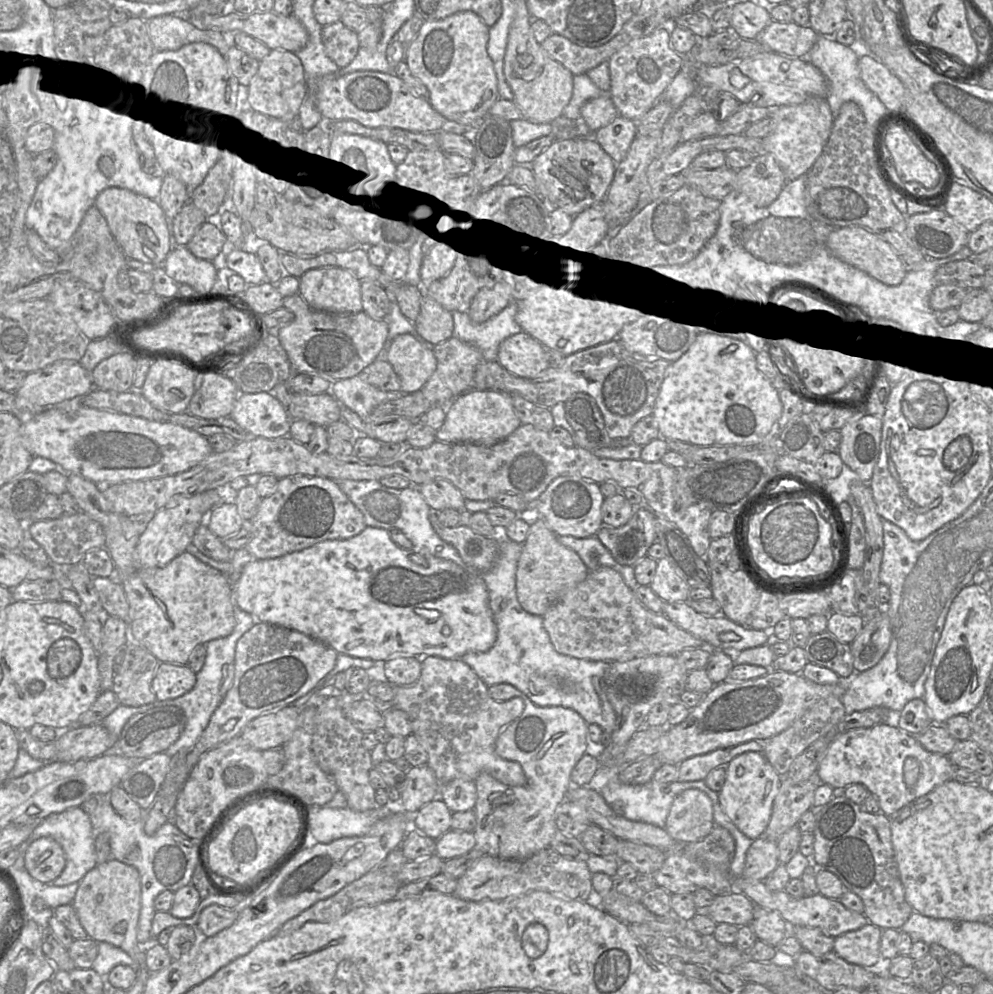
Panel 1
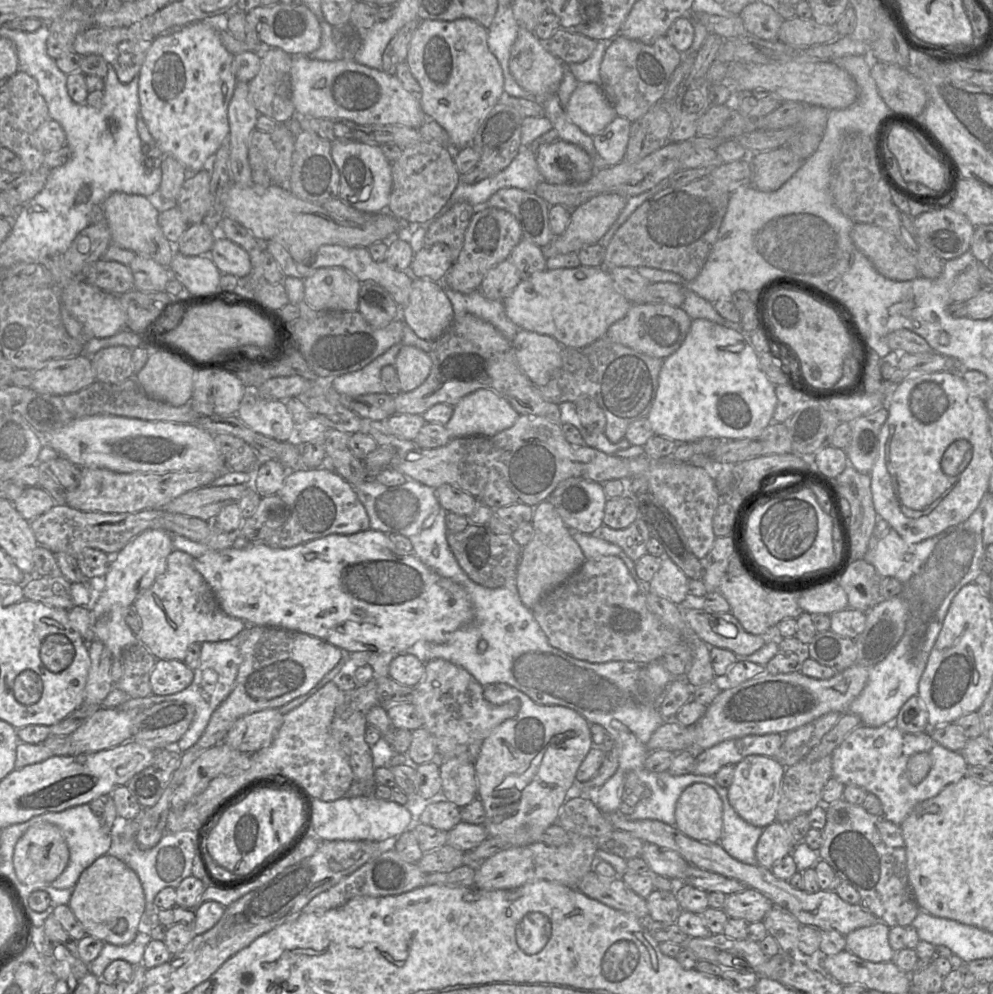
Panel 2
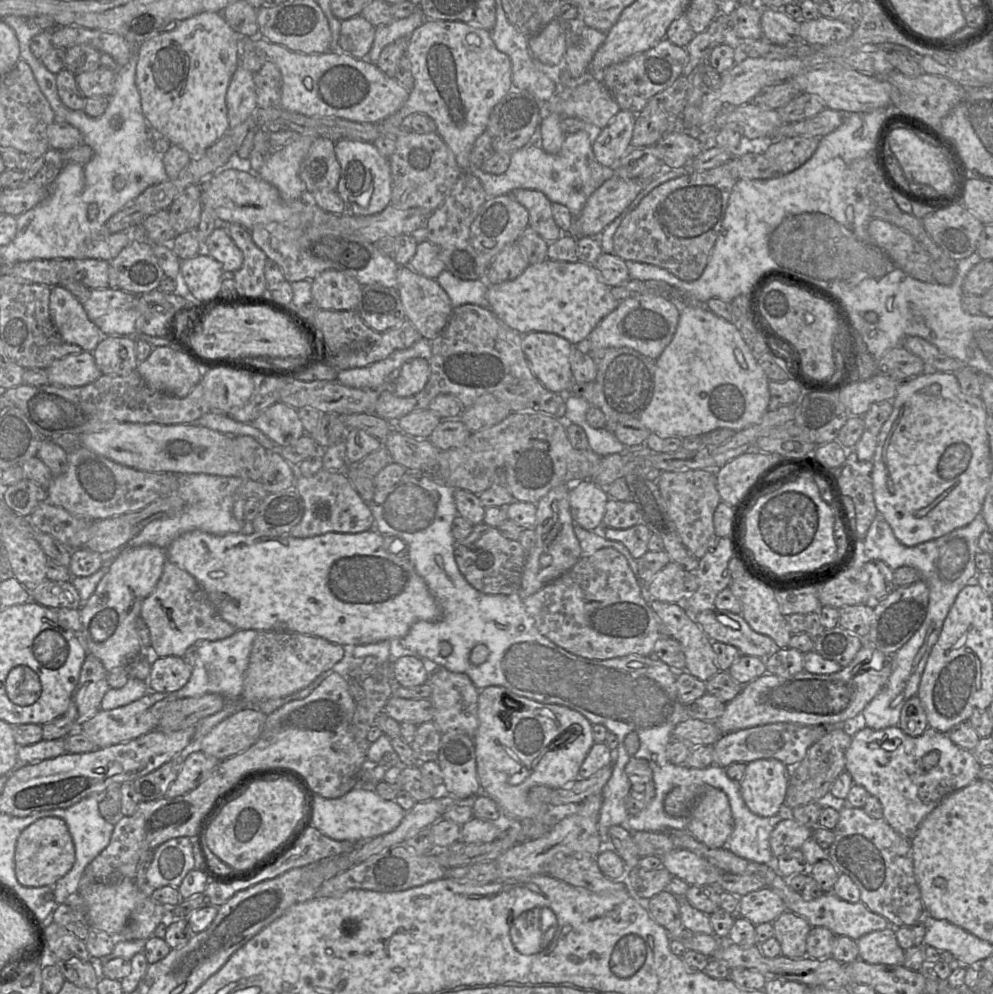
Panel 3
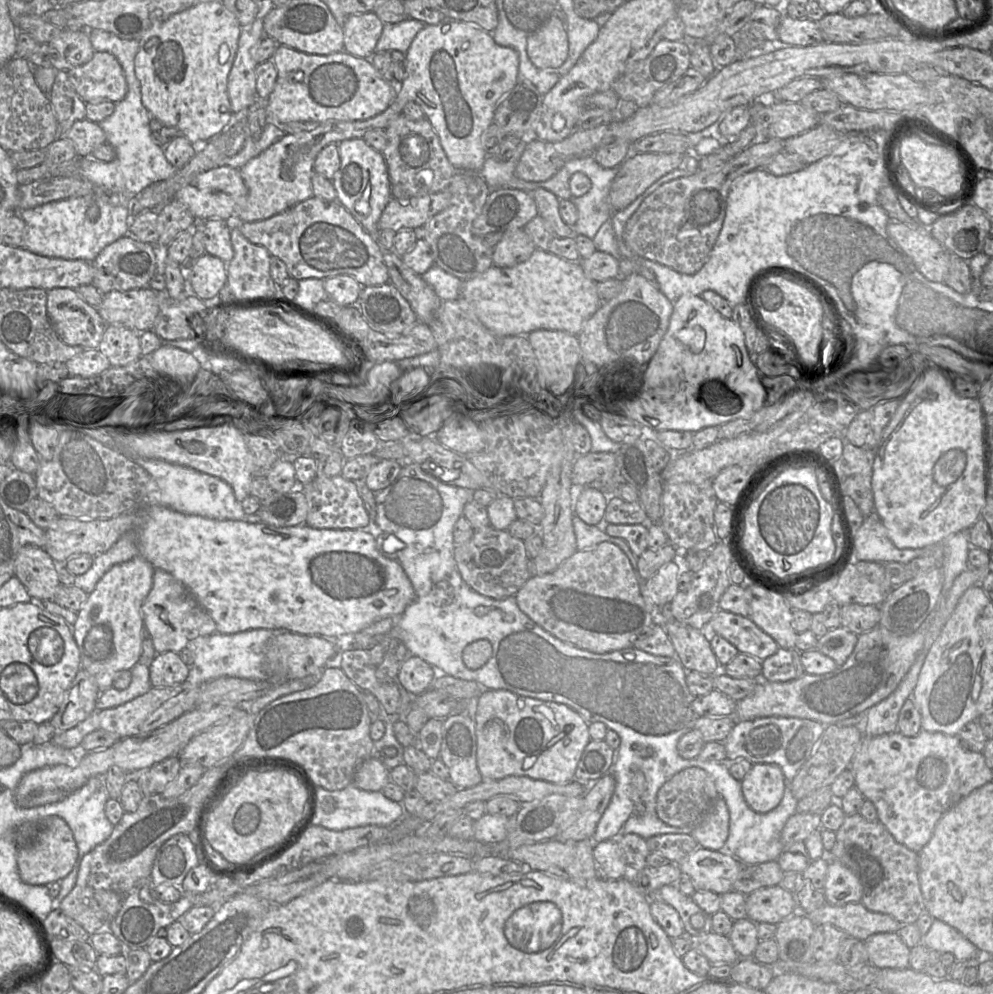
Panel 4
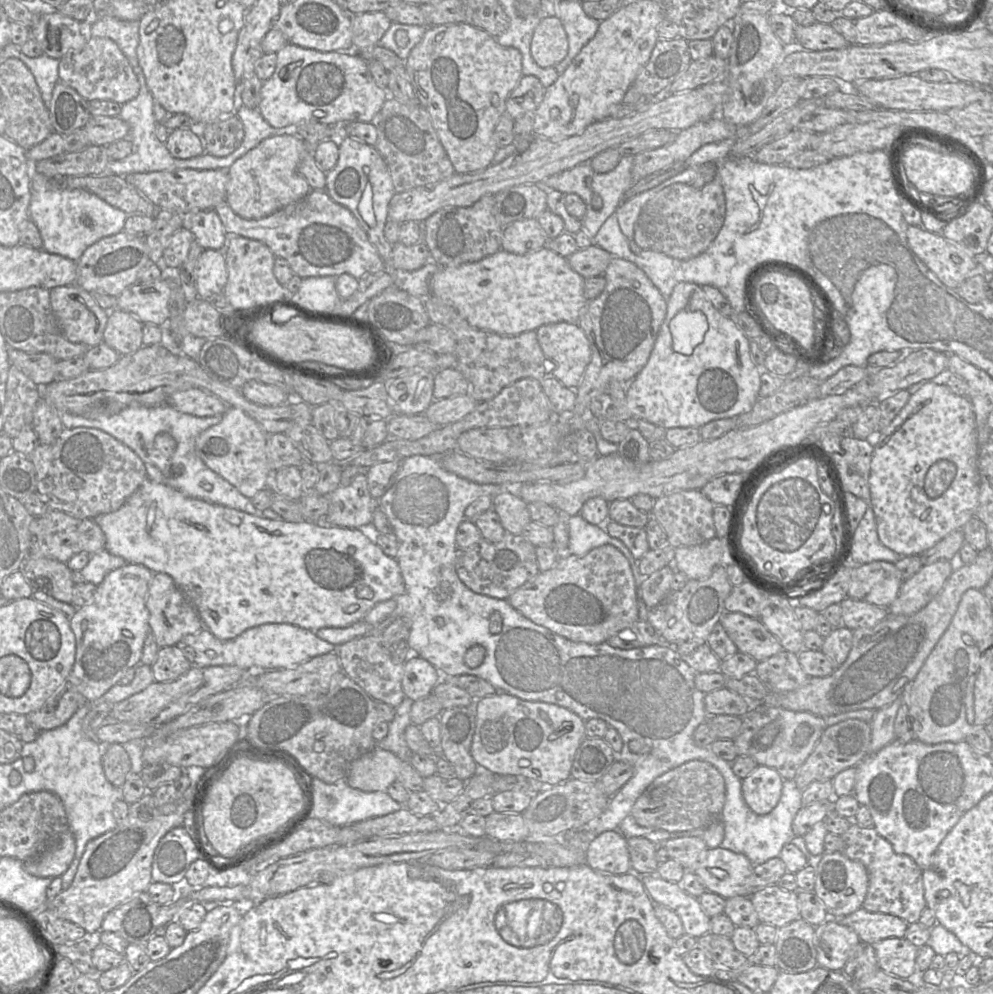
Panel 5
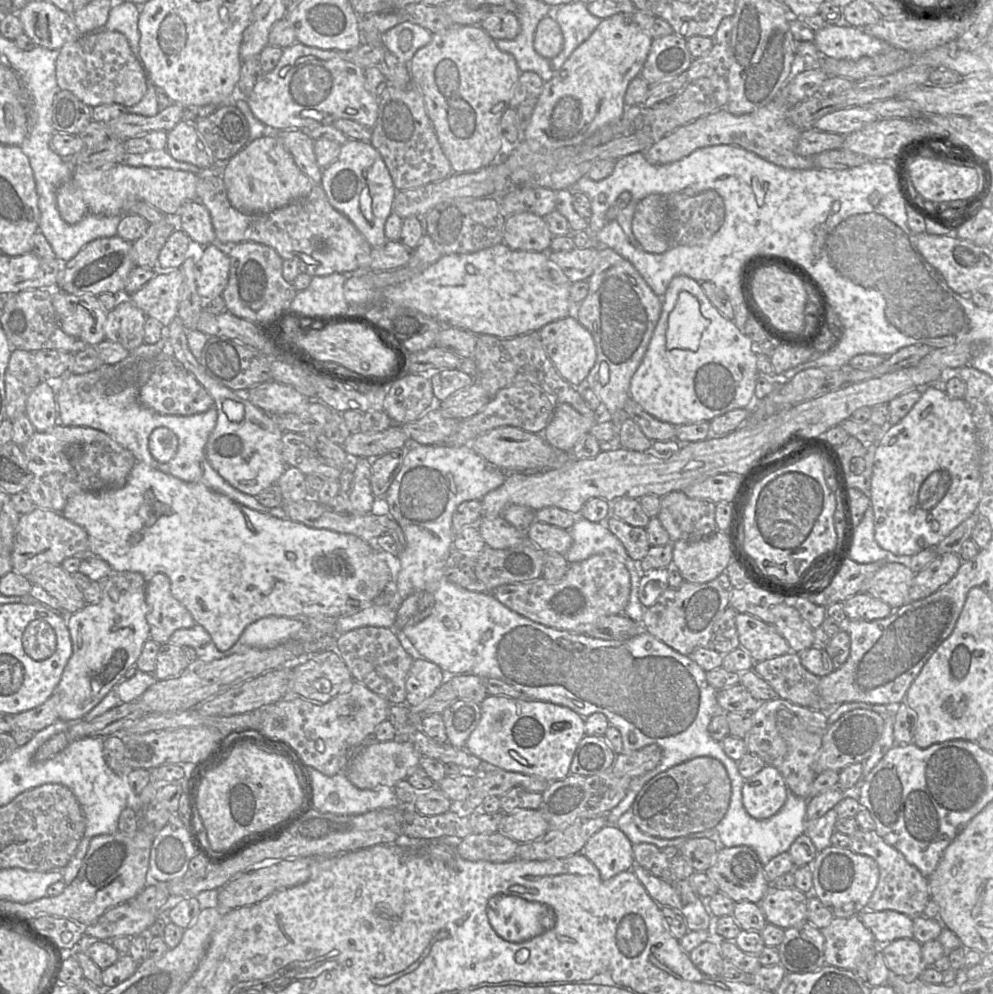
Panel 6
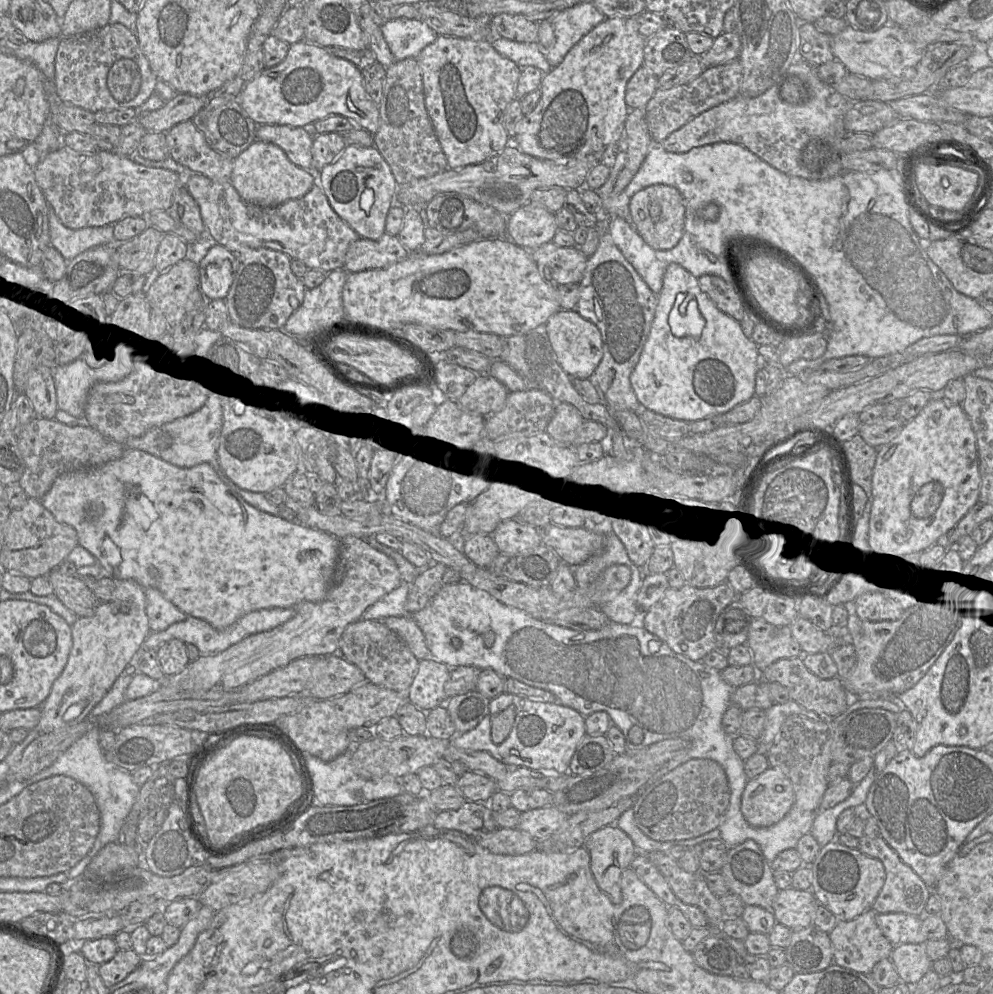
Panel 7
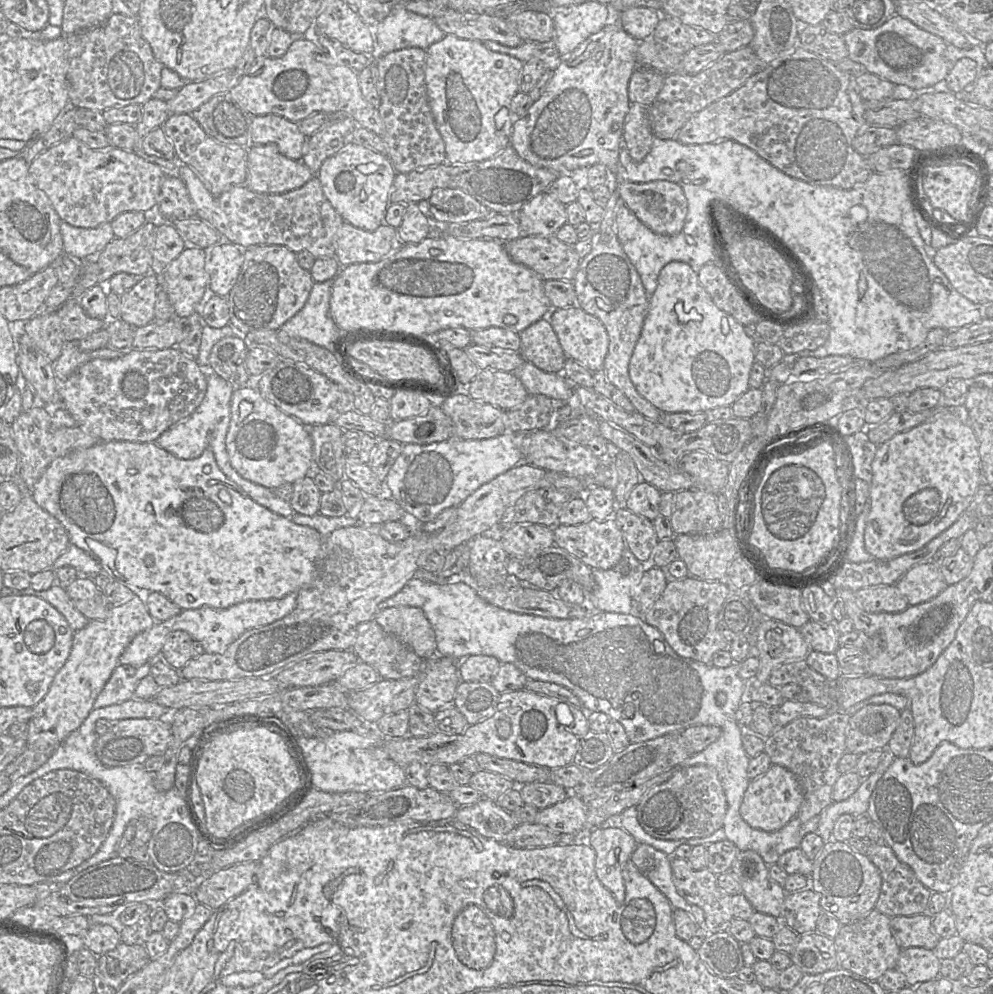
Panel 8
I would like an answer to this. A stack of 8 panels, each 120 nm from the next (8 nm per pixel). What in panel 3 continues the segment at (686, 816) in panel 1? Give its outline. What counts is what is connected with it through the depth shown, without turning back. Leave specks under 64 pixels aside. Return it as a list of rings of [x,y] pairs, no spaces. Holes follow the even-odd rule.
[[[714,787],[704,788],[704,793],[687,816],[685,829],[706,846],[710,848],[723,848],[726,847],[733,828],[734,820],[726,793]]]

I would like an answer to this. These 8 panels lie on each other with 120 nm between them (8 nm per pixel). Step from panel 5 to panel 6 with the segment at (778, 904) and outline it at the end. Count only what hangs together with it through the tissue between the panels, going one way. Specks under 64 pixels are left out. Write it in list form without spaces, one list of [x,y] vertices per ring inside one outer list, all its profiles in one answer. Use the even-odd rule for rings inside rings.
[[[770,885],[758,905],[767,923],[785,930],[807,920],[808,896],[794,887]]]

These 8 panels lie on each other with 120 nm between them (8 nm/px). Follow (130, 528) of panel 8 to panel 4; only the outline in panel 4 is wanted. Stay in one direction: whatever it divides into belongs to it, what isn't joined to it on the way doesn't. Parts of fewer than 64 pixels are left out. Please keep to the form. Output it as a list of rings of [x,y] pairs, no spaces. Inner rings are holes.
[[[149,506],[141,512],[136,529],[140,556],[155,569],[169,572],[181,582],[210,614],[220,634],[235,634],[247,630],[269,629],[275,632],[292,632],[300,635],[323,636],[338,639],[361,631],[387,617],[400,617],[415,600],[415,591],[403,568],[396,560],[385,558],[376,548],[375,538],[362,530],[316,529],[306,524],[291,527],[275,527],[264,523],[247,523],[236,520],[216,520],[199,515],[189,515],[164,506]]]

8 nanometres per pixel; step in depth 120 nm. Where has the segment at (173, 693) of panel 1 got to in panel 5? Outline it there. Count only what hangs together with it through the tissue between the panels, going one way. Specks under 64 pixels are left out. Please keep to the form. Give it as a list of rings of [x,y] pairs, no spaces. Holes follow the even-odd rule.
[[[178,646],[159,649],[157,659],[152,665],[154,679],[157,682],[176,680],[187,673],[193,665],[185,658]]]

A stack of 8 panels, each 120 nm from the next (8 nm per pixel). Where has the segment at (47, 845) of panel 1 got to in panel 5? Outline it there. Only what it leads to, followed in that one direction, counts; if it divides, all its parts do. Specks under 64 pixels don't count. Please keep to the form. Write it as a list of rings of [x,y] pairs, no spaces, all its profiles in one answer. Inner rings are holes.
[[[71,830],[65,831],[44,853],[23,862],[25,870],[39,878],[61,877],[72,863],[76,851],[75,837]]]

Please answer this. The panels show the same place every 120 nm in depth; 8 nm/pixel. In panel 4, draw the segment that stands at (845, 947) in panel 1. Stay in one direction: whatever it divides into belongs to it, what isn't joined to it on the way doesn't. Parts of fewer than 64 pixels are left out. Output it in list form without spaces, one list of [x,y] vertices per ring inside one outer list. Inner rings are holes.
[[[897,932],[877,933],[865,941],[869,964],[879,969],[909,967],[910,948]]]

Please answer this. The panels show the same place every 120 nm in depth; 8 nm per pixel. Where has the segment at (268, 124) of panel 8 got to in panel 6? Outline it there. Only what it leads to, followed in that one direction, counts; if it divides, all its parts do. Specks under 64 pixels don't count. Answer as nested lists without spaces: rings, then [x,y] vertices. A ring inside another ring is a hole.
[[[300,129],[282,130],[278,137],[297,167],[315,184],[320,185],[323,169],[316,160],[314,141]]]

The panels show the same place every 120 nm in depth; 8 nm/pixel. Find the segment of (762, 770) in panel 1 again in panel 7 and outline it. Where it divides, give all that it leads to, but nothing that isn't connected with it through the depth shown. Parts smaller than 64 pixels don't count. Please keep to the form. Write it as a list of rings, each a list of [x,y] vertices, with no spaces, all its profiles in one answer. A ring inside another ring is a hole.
[[[769,767],[753,779],[748,779],[742,793],[741,811],[749,825],[769,827],[779,822],[794,805],[794,789],[791,780],[779,769]]]

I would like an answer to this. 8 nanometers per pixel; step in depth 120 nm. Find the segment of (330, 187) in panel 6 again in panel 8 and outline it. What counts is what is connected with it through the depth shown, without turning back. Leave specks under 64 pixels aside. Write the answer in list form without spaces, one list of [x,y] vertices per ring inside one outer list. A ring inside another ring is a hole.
[[[351,143],[327,158],[314,176],[319,178],[324,196],[344,221],[372,232],[385,222],[389,194],[396,174],[397,172],[386,155]],[[362,190],[366,193],[364,201],[361,200]]]

